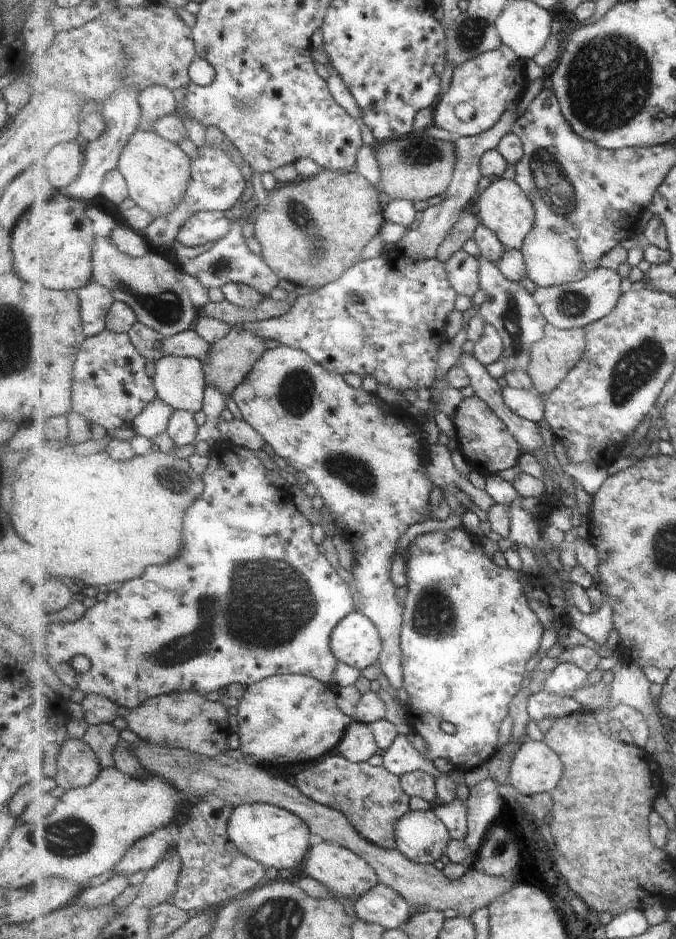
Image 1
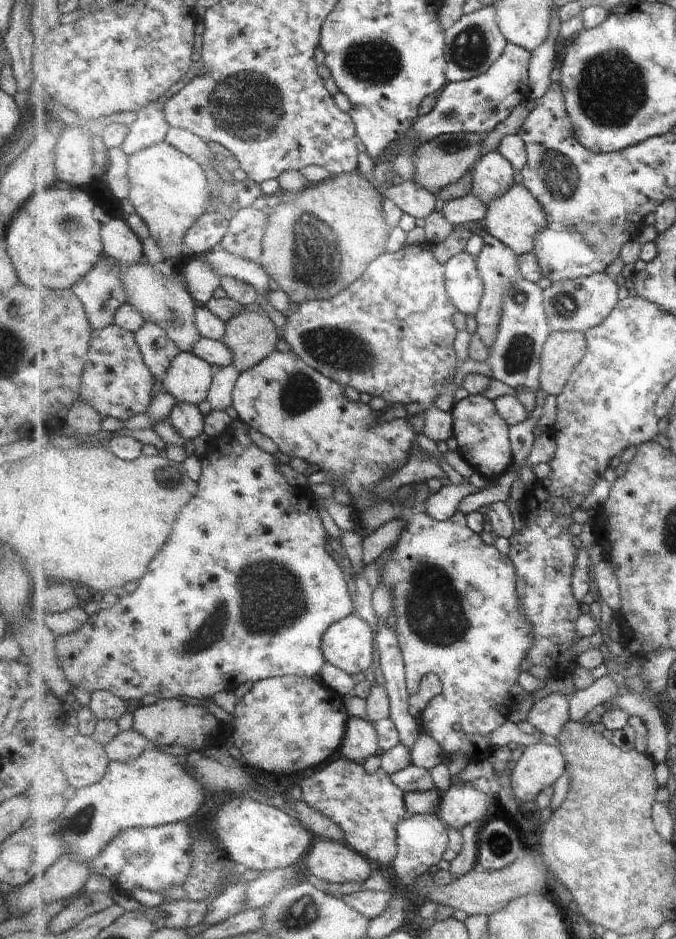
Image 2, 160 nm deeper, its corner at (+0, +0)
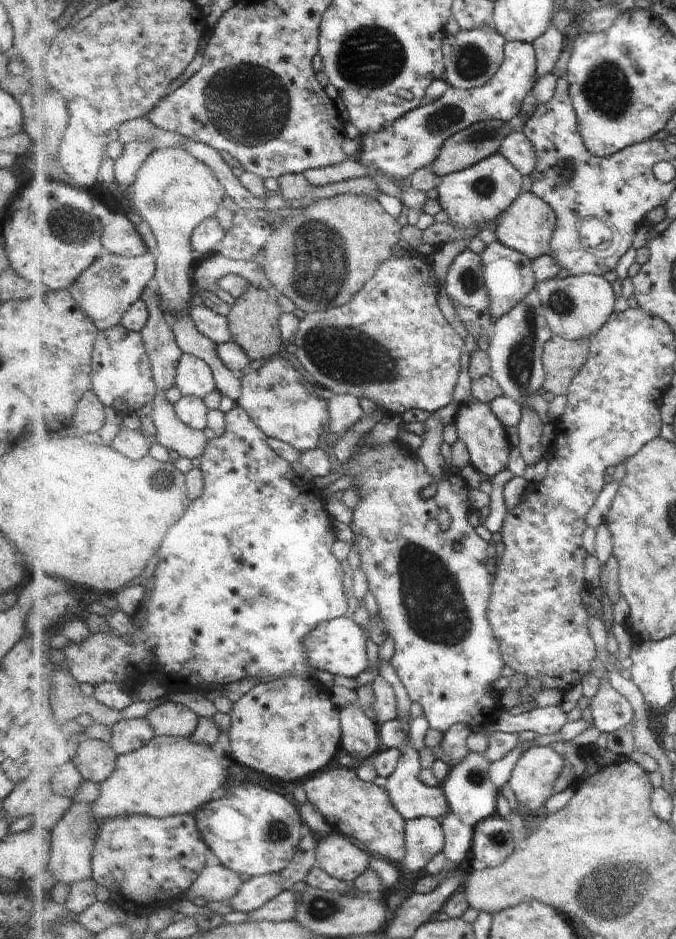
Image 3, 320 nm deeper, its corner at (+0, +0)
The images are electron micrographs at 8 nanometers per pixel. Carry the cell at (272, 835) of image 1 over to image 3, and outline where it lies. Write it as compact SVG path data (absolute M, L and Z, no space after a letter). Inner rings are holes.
M245 782L227 787L199 809L196 825L218 862L237 874L256 877L281 873L289 866L300 846L304 822L290 797Z

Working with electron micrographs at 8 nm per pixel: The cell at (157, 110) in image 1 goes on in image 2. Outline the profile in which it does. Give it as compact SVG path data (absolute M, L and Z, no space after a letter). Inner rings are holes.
M151 104L137 113L135 122L130 126L132 128L130 136L121 146L128 157L166 142L171 126L165 118L164 106L165 104L162 108L157 108L156 105Z

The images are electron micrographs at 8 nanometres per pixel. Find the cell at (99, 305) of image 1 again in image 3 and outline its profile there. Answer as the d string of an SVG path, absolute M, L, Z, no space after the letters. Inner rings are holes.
M107 250L68 288L68 291L93 319L98 329L104 331L119 326L131 305L141 299L144 290L153 284L156 276L156 259L157 257L149 252L139 257L118 259Z

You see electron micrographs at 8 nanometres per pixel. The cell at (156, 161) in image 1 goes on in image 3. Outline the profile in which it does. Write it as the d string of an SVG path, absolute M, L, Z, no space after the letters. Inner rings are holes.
M174 148L156 150L139 169L129 192L134 206L151 226L159 245L160 254L156 259L156 276L153 282L159 298L165 301L164 306L173 311L173 314L175 311L189 312L194 288L193 264L198 256L192 247L192 234L205 219L216 216L228 192L208 164L201 162L188 150Z

